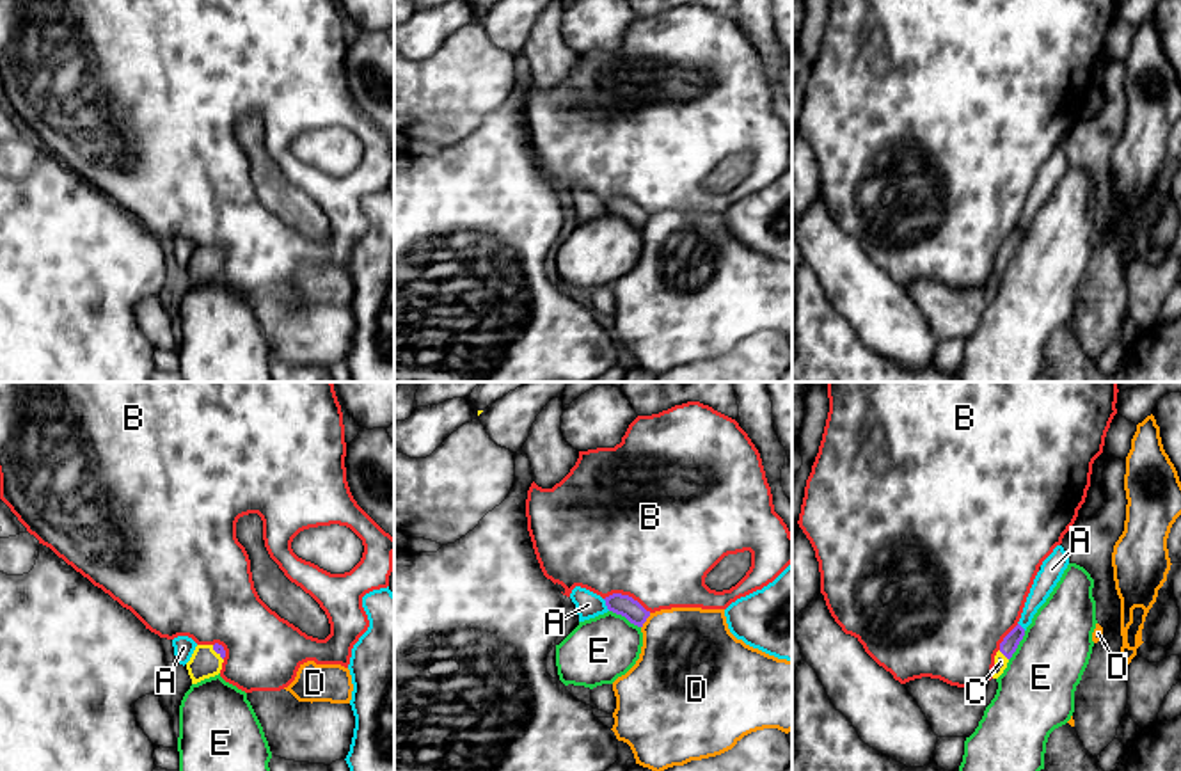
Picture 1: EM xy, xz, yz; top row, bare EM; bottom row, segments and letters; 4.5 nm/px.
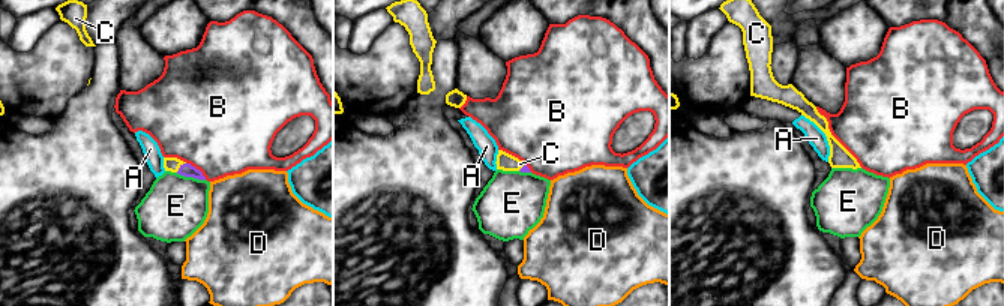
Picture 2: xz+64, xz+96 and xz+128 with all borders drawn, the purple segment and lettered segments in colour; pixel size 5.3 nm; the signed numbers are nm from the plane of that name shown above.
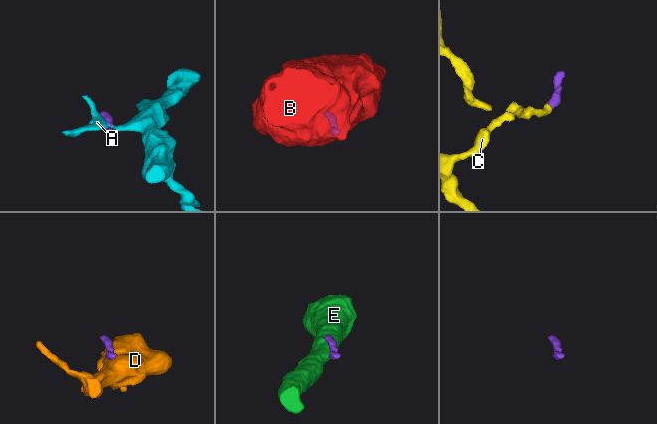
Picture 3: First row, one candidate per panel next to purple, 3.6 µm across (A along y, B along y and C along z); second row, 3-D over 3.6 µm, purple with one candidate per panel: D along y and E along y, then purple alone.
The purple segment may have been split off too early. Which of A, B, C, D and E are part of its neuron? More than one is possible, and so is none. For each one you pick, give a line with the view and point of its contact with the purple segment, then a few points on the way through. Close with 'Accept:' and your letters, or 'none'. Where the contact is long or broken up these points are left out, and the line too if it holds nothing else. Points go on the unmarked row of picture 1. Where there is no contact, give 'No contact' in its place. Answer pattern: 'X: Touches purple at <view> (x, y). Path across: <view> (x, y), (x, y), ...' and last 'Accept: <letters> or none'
C: Touches purple at yz (1004, 256). Path across: yz (1007, 249), (1004, 256), (1000, 263)
Accept: C

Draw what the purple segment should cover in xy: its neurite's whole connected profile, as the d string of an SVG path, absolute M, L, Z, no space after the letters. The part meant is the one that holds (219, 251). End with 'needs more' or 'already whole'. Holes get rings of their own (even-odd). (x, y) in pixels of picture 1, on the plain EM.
M218 245L197 247L190 263L186 265L186 272L192 281L192 286L218 277L222 272L224 259L226 259L226 252Z; needs more

